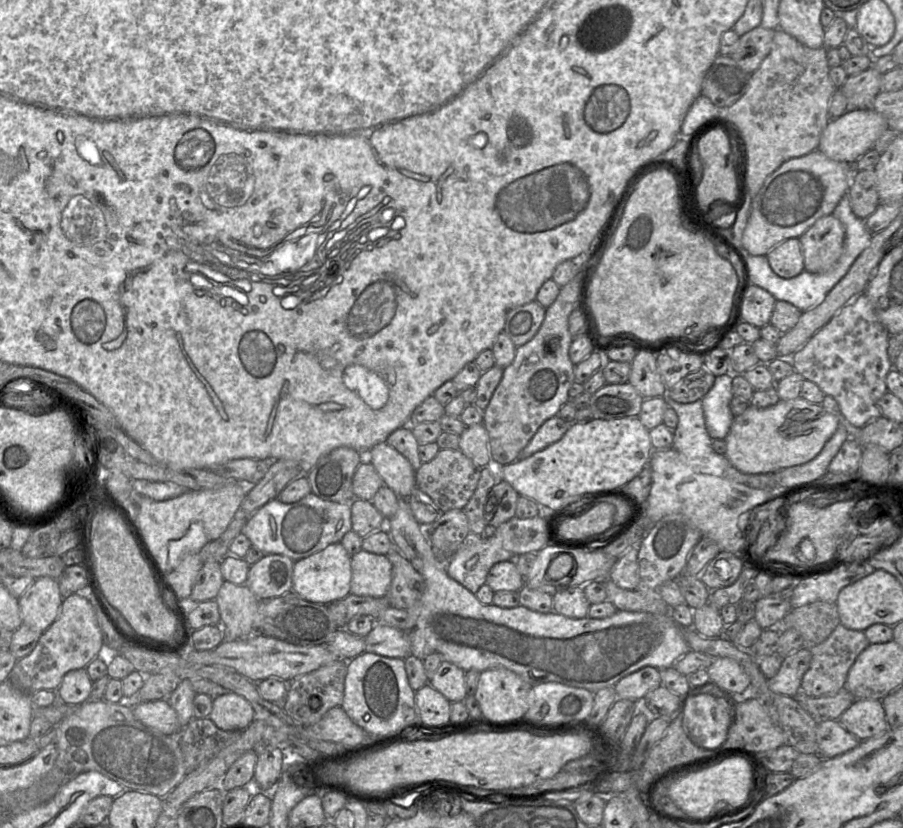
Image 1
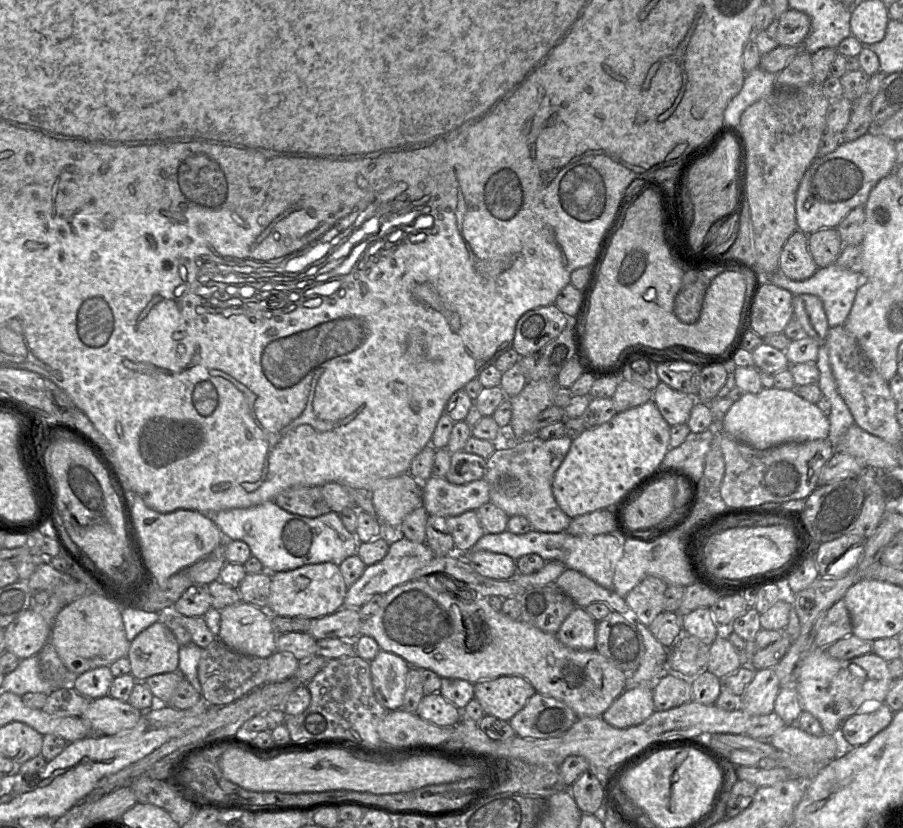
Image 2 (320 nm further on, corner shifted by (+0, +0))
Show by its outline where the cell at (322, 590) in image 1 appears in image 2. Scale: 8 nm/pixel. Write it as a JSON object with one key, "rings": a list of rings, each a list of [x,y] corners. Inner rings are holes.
{"rings":[[[330,562],[307,564],[291,571],[271,573],[267,611],[282,617],[317,619],[338,611],[348,591],[340,568]]]}

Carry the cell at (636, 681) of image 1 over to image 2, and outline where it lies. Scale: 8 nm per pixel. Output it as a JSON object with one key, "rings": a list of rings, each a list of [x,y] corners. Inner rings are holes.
{"rings":[[[652,685],[624,690],[602,718],[613,727],[624,729],[643,723],[655,712]]]}

